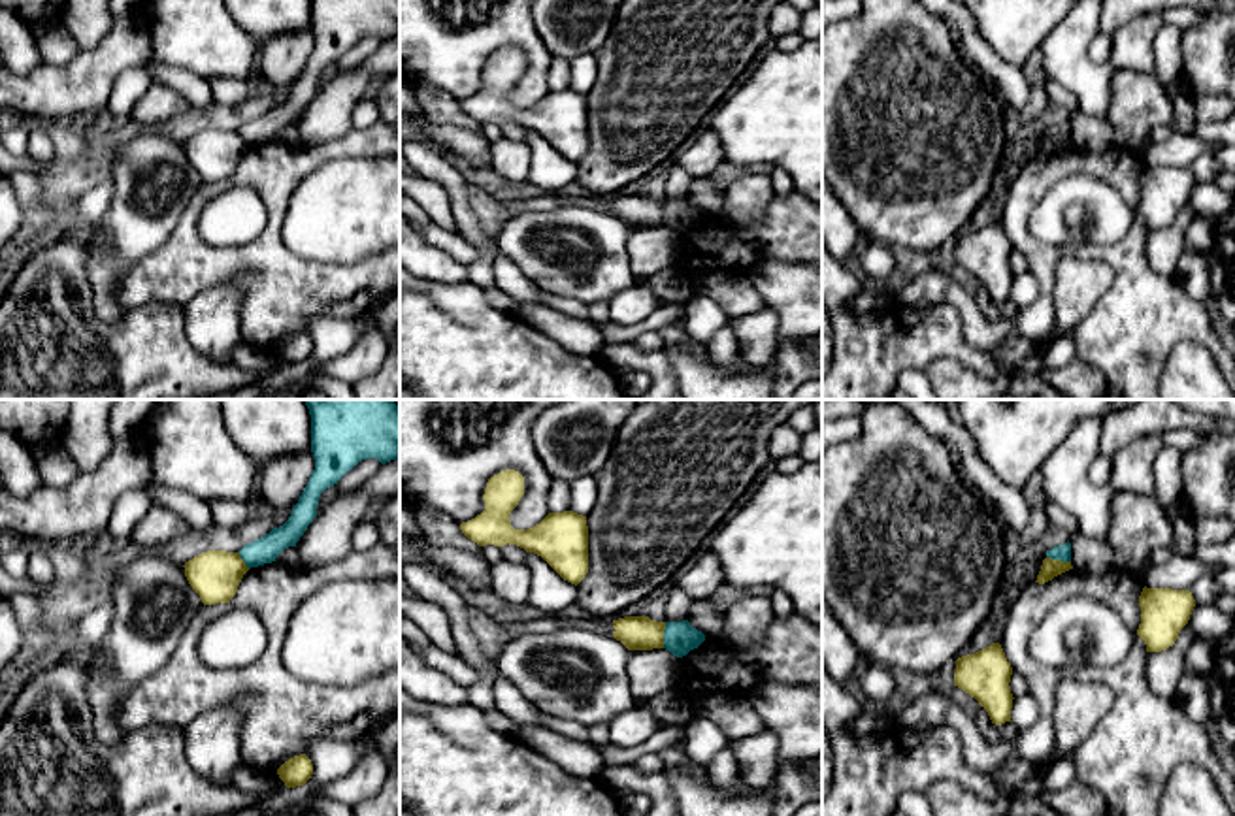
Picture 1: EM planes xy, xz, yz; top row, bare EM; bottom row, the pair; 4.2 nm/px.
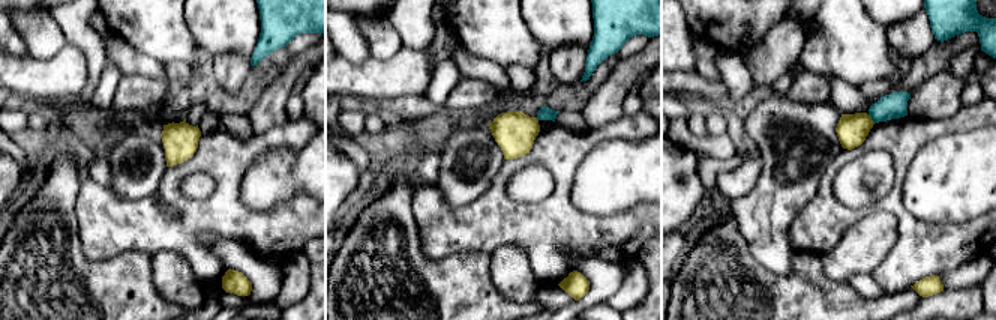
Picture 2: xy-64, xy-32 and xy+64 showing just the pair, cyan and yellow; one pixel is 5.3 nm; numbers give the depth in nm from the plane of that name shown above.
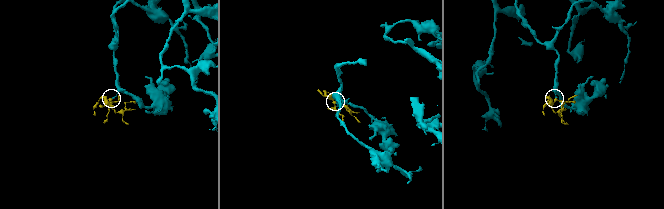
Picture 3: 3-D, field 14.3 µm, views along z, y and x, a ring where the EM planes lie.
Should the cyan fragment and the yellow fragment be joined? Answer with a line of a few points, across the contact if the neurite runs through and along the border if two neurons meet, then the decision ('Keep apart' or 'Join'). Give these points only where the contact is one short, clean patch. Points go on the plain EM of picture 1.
Line: xz (666, 200), (662, 225). Keep apart

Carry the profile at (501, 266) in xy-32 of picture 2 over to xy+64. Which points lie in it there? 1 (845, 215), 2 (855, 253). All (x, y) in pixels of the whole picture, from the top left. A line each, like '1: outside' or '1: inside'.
1: outside
2: inside

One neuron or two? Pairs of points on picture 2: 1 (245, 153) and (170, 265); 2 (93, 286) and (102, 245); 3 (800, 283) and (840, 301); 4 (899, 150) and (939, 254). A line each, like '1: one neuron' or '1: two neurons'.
1: two neurons
2: two neurons
3: one neuron
4: one neuron

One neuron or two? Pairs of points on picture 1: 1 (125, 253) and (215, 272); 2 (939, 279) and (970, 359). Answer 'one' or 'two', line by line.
1: two
2: two

